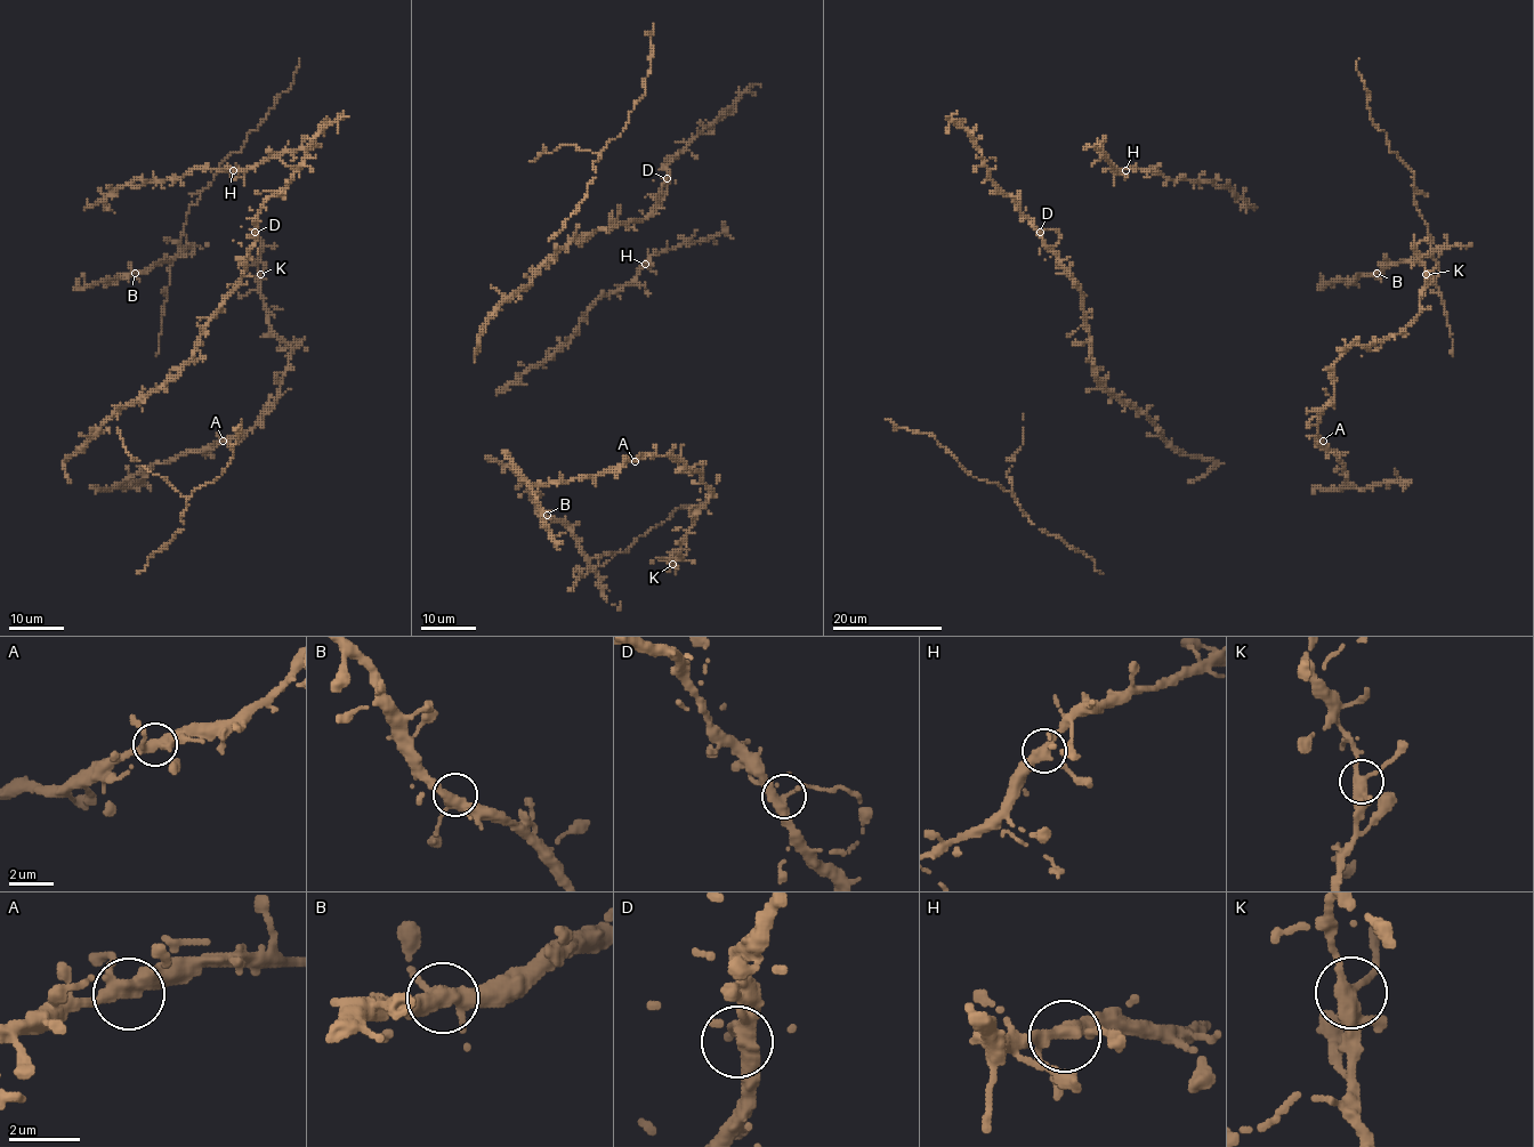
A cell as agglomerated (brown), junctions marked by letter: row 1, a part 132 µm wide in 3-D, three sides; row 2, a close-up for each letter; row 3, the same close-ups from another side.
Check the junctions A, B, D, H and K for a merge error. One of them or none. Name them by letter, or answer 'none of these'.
none of these

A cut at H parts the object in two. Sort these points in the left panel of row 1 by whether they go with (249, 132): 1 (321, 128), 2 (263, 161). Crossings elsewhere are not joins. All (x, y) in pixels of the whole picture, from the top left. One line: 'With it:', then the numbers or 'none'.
With it: 1

